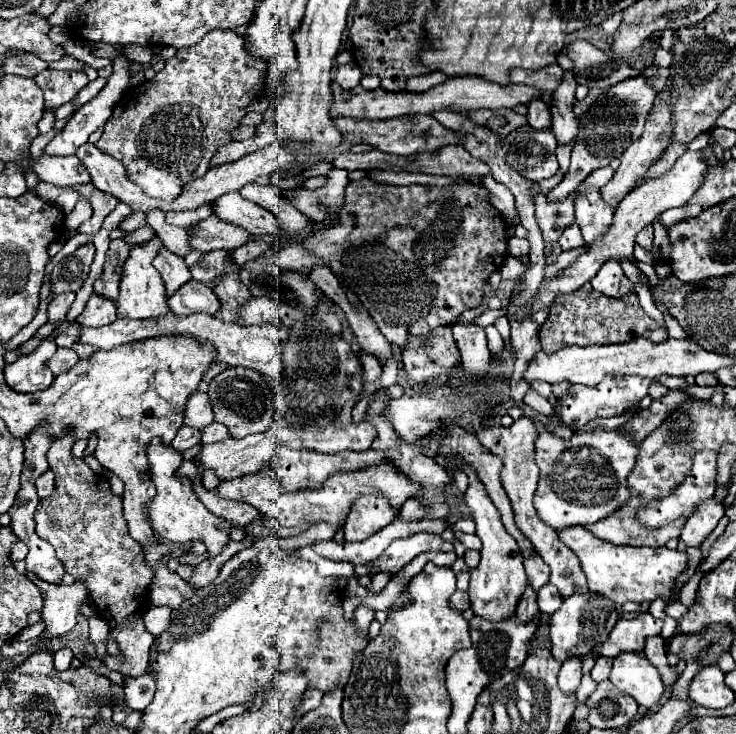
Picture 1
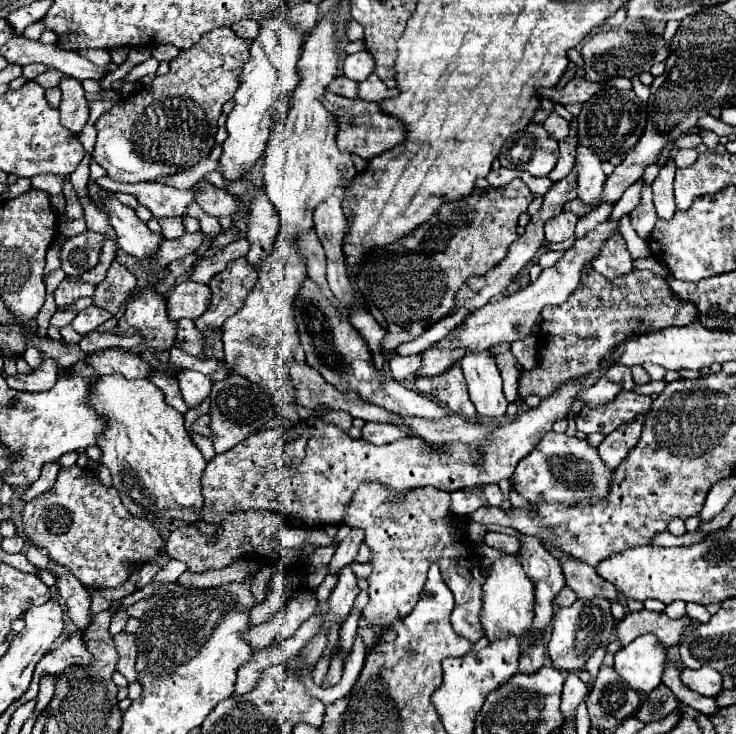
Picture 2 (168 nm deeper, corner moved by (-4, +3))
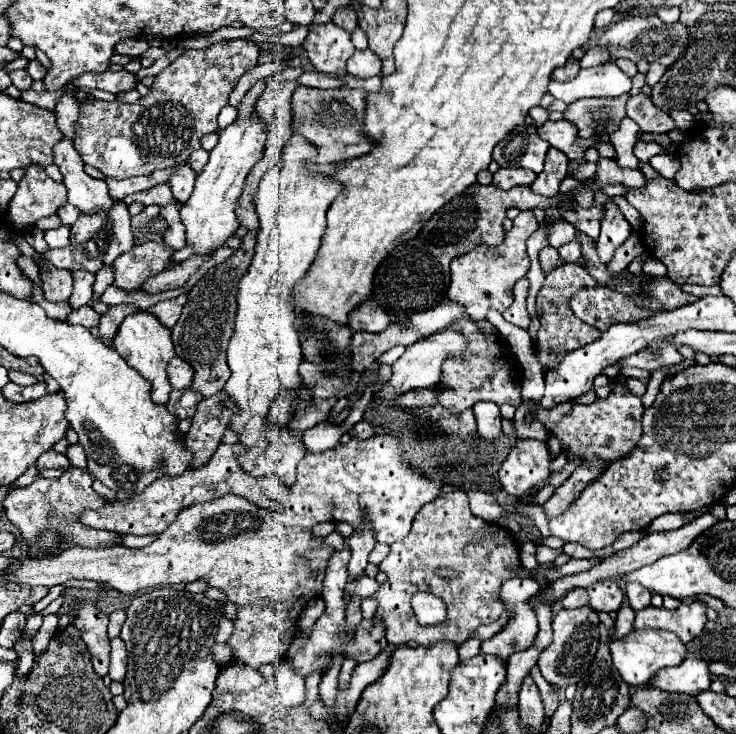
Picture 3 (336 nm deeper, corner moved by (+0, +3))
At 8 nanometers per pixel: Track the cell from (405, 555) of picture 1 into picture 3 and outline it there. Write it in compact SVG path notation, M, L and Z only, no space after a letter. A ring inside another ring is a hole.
M464 492L442 494L430 504L424 504L420 508L420 512L414 518L410 534L404 540L394 542L390 546L390 554L380 562L380 572L386 574L386 582L378 588L378 592L372 594L372 600L378 602L374 620L378 620L386 628L386 640L392 646L404 644L416 648L416 646L428 646L438 640L450 640L462 644L476 632L478 626L496 622L504 612L504 604L500 602L498 592L500 592L500 584L512 578L512 574L508 572L512 566L520 566L520 550L516 538L508 530L500 530L500 526L476 518L468 510L468 496ZM418 590L444 598L444 602L448 604L446 622L438 626L420 626L416 622L410 608L410 598Z

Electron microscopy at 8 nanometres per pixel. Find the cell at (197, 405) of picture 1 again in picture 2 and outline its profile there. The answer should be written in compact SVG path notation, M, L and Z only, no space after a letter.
M184 368L178 372L176 378L178 378L180 392L182 392L182 398L184 398L188 408L200 404L212 390L212 380L208 376L204 376L202 372Z

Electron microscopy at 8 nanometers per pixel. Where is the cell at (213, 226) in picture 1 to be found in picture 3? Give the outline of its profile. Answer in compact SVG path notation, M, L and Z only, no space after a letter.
M164 242L132 246L114 262L114 286L122 290L140 288L148 278L154 278L166 268L172 254L174 250Z

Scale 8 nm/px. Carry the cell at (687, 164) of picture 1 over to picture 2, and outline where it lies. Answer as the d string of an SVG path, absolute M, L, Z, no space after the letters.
M602 222L598 224L590 234L586 234L584 238L576 240L574 246L570 250L566 250L564 258L560 262L556 262L554 266L542 270L540 278L532 284L528 284L526 288L522 288L520 292L506 296L494 304L486 304L480 310L474 310L464 322L462 322L462 330L460 332L448 332L442 340L430 344L426 350L420 352L422 356L422 366L414 372L416 378L424 376L424 378L432 378L436 374L442 374L444 370L448 370L448 366L452 366L452 362L460 360L464 356L464 352L468 350L488 350L492 344L498 342L516 342L522 340L532 326L536 324L536 320L540 318L540 310L546 304L562 304L580 284L580 272L586 264L590 264L594 260L594 256L600 252L600 248L604 246L604 242L618 230L620 222Z

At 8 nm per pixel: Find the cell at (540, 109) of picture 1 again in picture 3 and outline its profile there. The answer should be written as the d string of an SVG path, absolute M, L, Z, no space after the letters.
M548 120L544 126L538 128L538 136L568 156L570 162L568 176L574 176L574 172L586 164L584 160L586 148L578 144L578 130L568 120L558 120L558 122Z

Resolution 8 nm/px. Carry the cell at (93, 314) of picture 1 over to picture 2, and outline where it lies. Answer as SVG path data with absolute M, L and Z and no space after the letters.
M90 306L90 308L84 308L84 310L78 312L78 316L72 320L72 328L78 334L88 334L90 330L104 324L108 318L112 318L110 312L98 308L98 306Z

